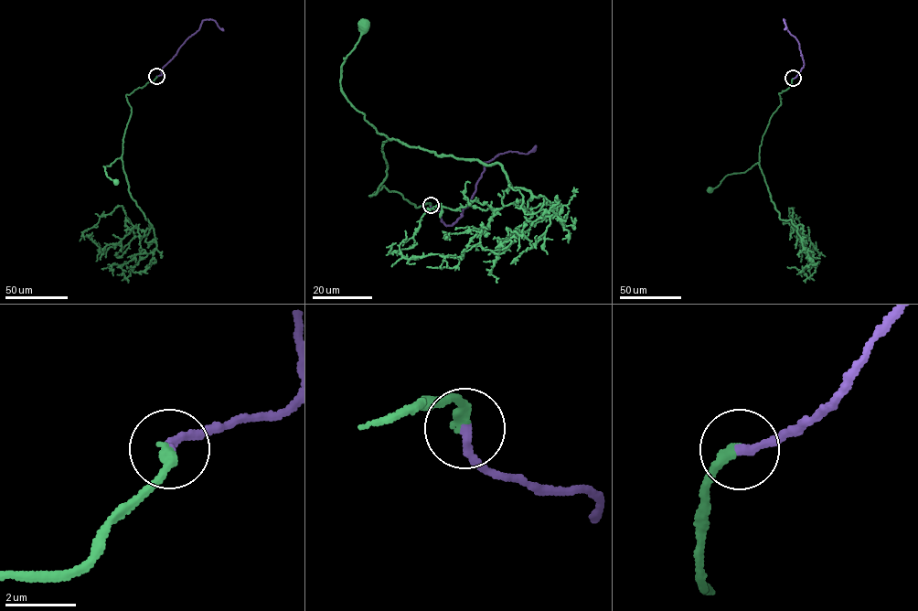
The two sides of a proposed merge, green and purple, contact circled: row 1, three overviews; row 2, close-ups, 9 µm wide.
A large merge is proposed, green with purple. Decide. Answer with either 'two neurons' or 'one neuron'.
one neuron

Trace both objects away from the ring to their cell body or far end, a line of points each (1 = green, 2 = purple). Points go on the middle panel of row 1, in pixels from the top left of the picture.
1: (431, 205), (416, 207), (384, 186), (369, 195), (386, 176), (382, 145), (391, 140), (340, 85), (362, 25)
2: (431, 205), (442, 211), (441, 220), (451, 226), (475, 193), (485, 162), (508, 152), (527, 153), (536, 145)

